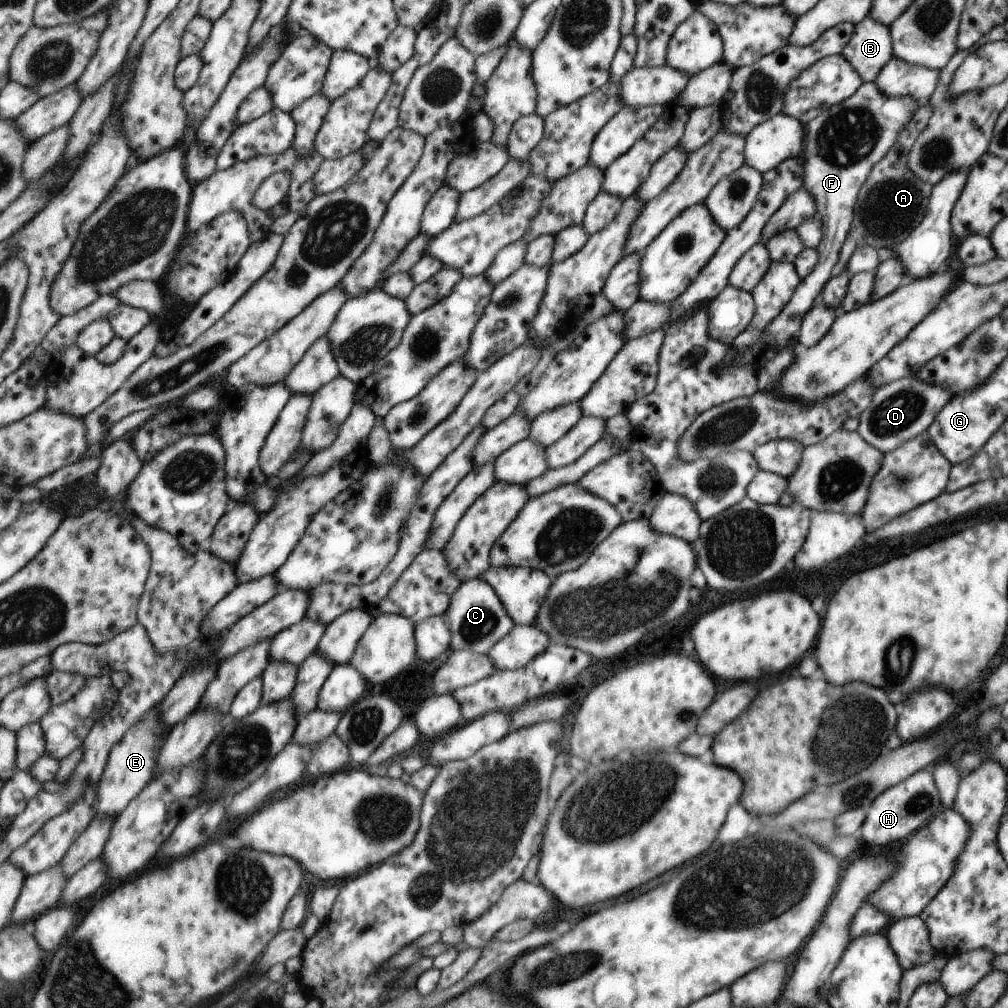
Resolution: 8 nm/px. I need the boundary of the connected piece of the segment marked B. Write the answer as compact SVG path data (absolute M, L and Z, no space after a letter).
M869 15L854 24L853 28L853 34L841 50L841 55L859 68L858 75L863 76L863 82L873 82L892 58L890 30Z

